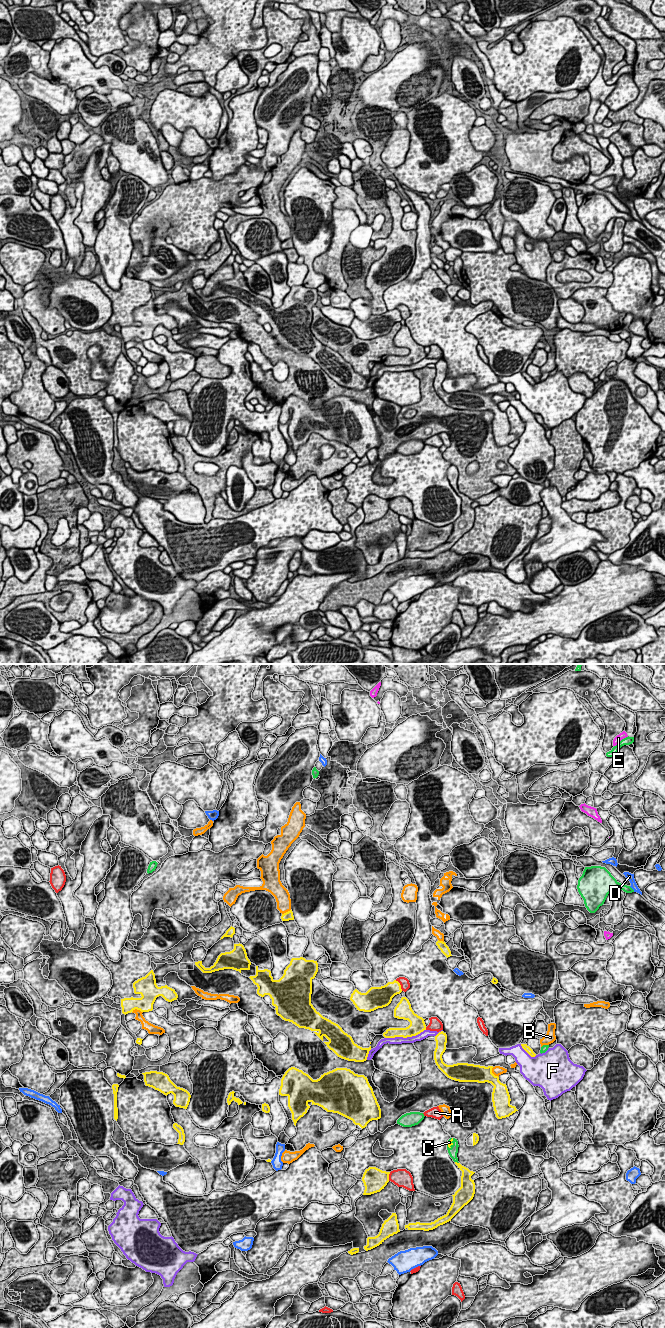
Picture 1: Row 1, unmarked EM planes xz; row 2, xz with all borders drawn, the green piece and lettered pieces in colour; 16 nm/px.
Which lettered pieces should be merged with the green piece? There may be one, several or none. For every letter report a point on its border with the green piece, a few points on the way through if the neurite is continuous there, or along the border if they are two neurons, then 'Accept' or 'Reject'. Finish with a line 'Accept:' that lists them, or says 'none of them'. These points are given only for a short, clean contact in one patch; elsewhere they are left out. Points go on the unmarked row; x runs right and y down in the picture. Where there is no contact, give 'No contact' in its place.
A: Touches green at xz (423, 443). Reject
B: Touches green at xz (544, 373). Reject
C: Touches green at xz (452, 470). Reject
D: Touches green at xz (632, 217). Reject
E: Touches green at xz (622, 67). Reject
F: Touches green at xz (544, 380). Boundary: xz (548, 375), (544, 380), (540, 381). Reject
Accept: none of them

